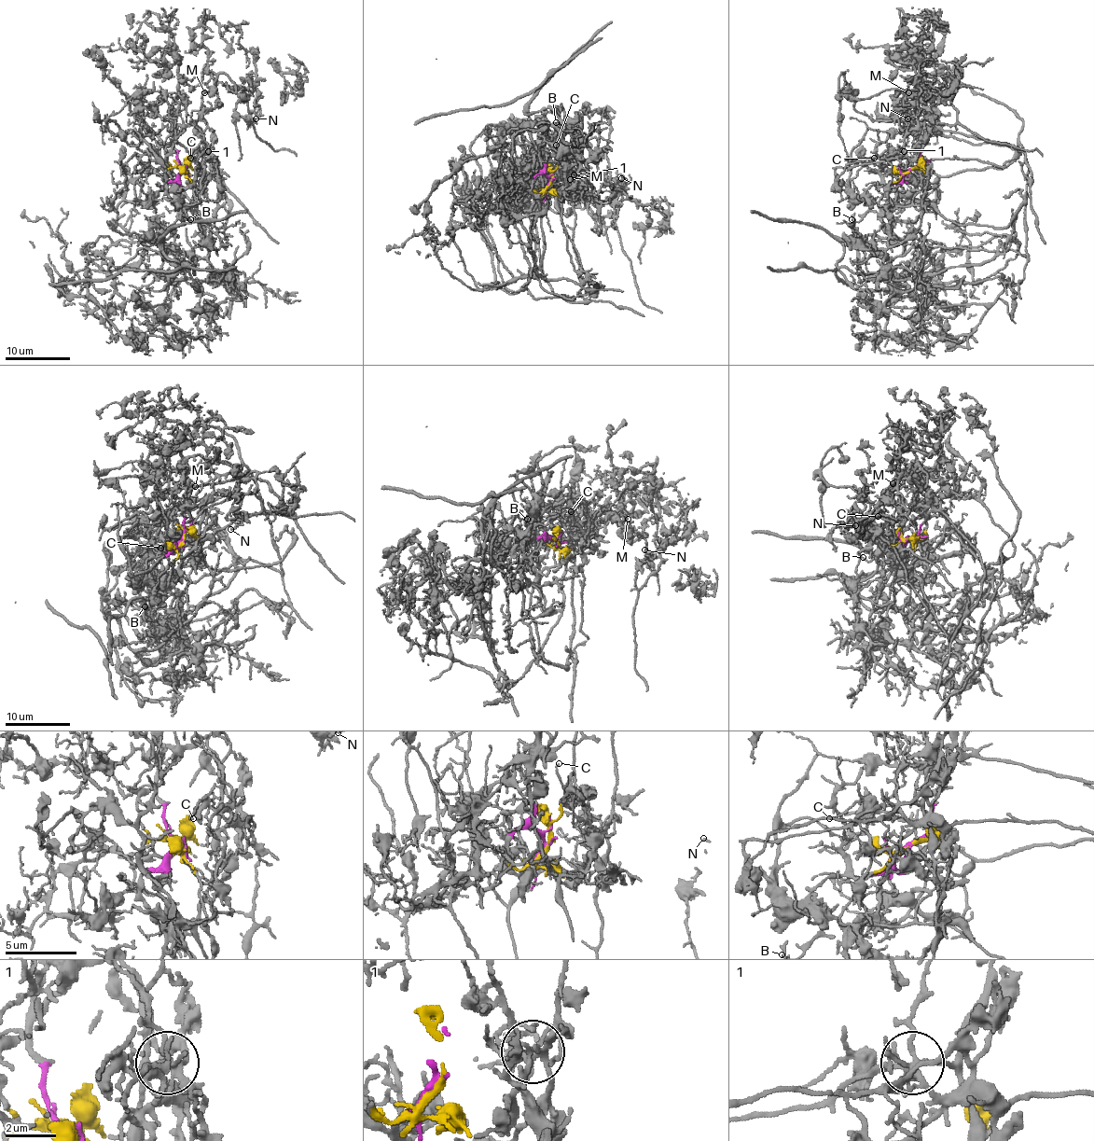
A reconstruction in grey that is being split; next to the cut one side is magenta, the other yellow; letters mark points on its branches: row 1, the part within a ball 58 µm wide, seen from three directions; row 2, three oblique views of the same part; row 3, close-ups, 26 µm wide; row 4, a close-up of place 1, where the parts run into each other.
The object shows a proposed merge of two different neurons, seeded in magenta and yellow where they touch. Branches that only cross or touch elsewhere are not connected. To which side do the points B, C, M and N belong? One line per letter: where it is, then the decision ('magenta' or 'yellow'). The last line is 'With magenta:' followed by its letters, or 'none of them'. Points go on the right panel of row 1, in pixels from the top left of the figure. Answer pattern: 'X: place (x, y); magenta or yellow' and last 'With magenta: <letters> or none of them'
B: place (851, 219); magenta
C: place (874, 158); yellow
M: place (908, 92); yellow
N: place (907, 118); yellow
With magenta: B

